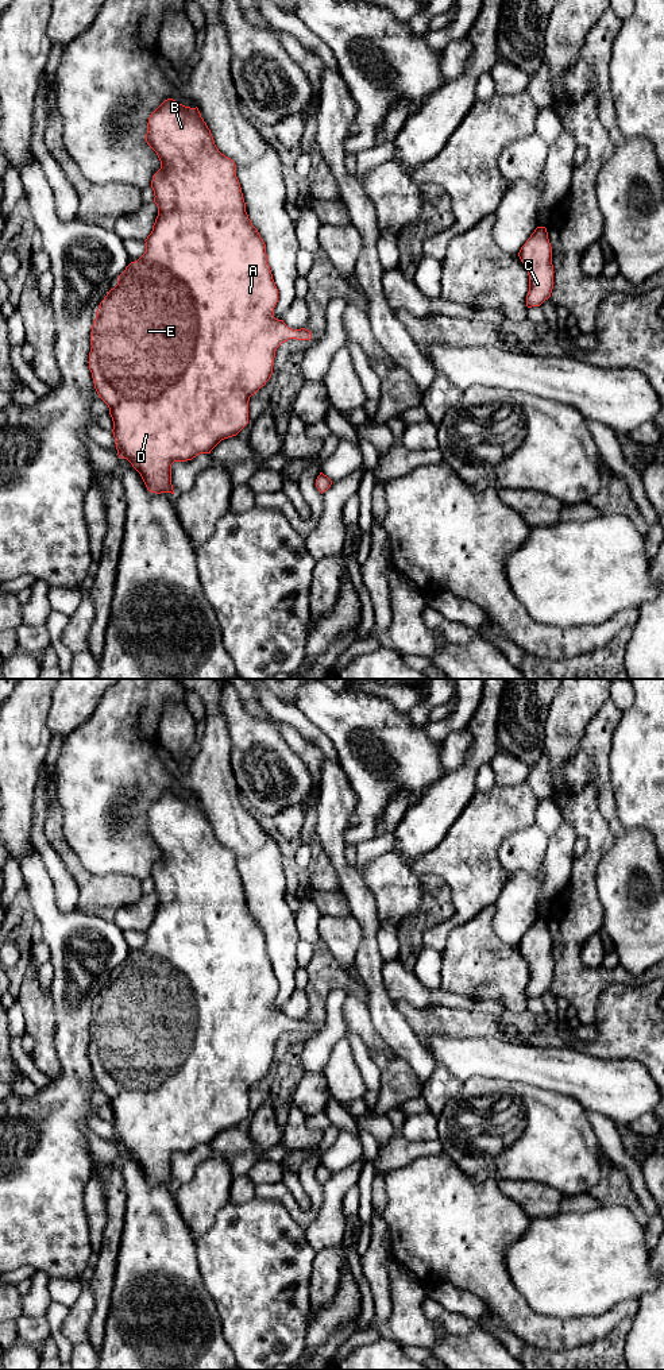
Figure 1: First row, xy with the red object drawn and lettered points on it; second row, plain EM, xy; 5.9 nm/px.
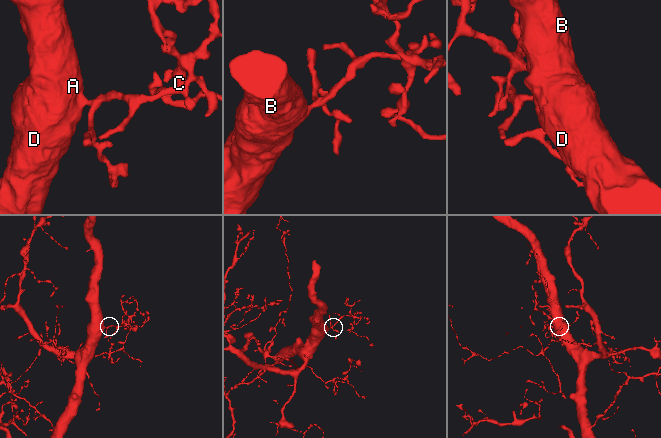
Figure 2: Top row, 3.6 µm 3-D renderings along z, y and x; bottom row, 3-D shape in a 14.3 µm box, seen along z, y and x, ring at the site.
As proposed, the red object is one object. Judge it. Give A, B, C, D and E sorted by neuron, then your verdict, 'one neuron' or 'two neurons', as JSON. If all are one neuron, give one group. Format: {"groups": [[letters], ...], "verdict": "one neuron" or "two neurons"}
{"groups": [["A", "B", "C", "D", "E"]], "verdict": "one neuron"}

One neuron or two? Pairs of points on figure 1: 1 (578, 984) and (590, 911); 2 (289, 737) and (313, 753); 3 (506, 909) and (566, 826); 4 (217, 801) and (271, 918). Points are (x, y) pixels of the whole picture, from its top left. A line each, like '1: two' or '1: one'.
1: one
2: one
3: one
4: one

